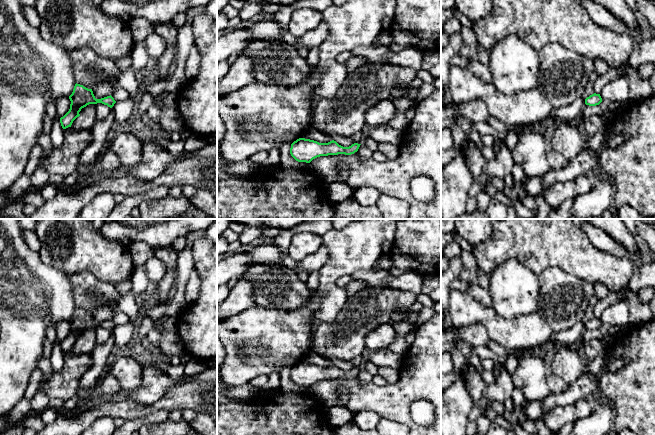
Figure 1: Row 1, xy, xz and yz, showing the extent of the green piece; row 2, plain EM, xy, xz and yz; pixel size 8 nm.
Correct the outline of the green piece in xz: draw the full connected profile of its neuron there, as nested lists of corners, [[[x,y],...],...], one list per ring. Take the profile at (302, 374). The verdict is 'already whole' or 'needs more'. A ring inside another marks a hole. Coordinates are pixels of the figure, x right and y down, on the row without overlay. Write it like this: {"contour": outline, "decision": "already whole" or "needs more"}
{"contour": [[[299,362],[291,368],[290,378],[298,386],[310,387],[320,380],[354,378],[358,375],[360,369],[354,367],[349,371],[343,371],[334,364],[328,367],[319,367],[314,364]]], "decision": "already whole"}

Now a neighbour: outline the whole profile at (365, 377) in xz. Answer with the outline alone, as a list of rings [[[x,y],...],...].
[[[361,368],[358,373],[358,379],[360,384],[365,385],[372,382],[373,375],[371,375],[368,371]]]

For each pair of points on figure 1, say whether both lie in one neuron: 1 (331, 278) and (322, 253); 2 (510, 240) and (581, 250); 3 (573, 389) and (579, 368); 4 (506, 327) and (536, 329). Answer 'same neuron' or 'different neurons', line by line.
1: different neurons
2: same neuron
3: different neurons
4: same neuron

